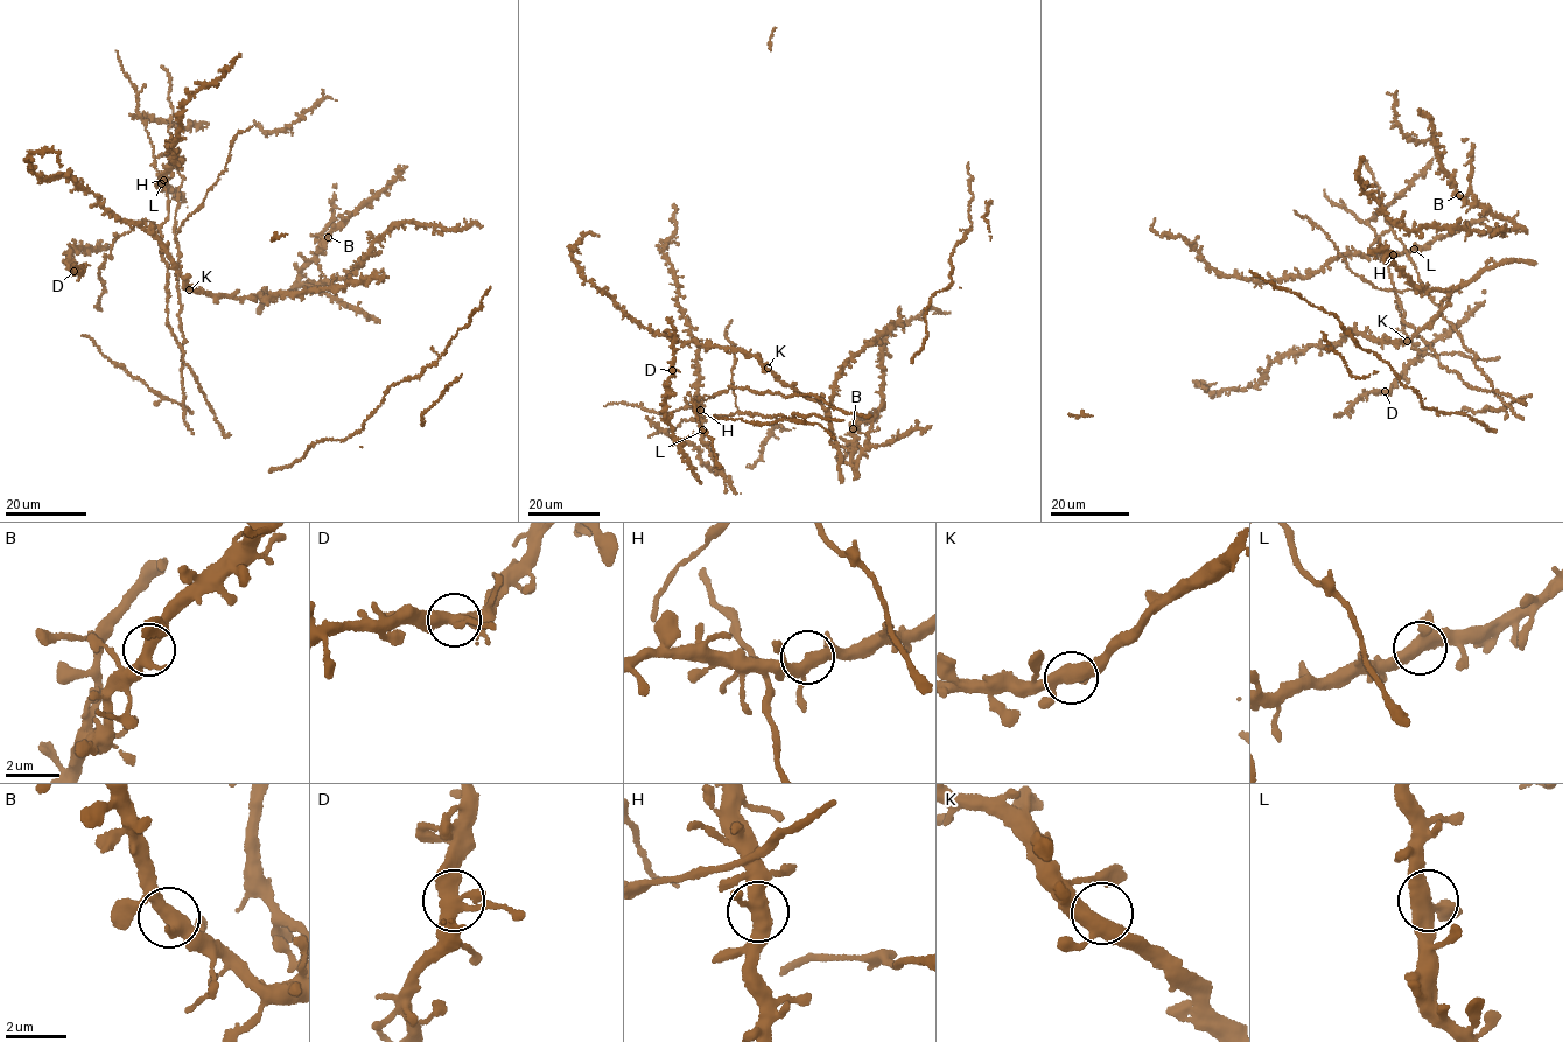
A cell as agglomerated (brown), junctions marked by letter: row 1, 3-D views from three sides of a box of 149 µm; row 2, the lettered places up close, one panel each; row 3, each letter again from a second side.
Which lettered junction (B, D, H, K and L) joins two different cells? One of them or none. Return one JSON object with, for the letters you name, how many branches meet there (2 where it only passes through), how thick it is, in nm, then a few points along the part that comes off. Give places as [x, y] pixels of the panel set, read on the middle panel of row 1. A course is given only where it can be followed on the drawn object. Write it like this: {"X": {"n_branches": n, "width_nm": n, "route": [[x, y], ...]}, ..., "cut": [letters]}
{"cut": []}

